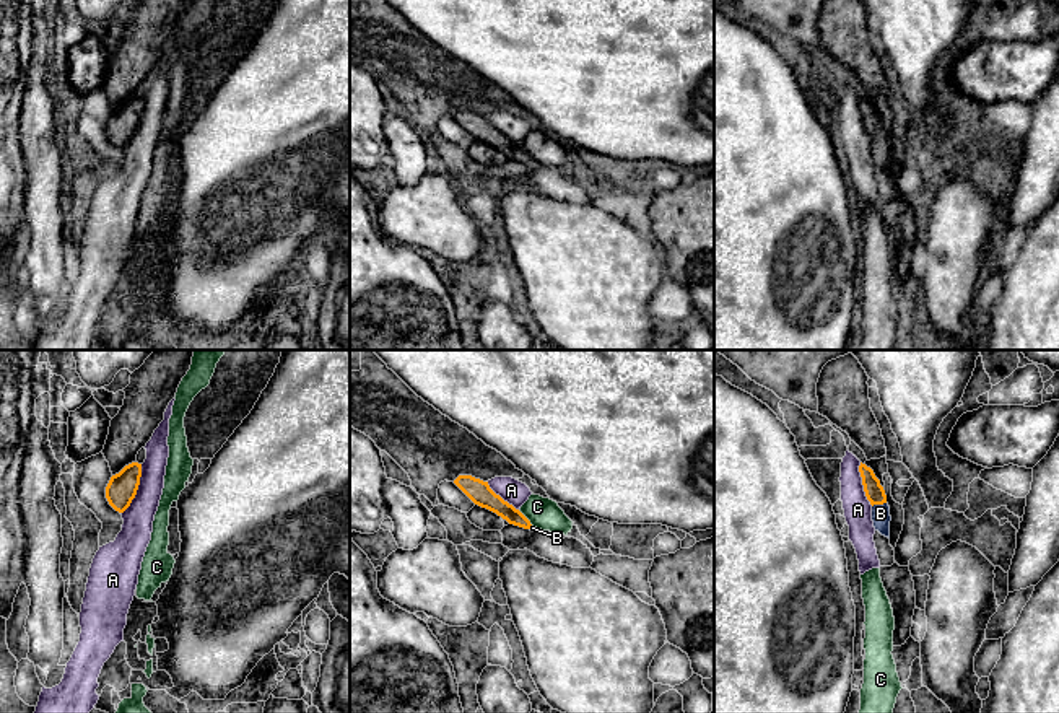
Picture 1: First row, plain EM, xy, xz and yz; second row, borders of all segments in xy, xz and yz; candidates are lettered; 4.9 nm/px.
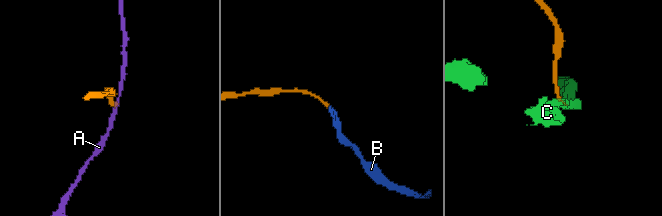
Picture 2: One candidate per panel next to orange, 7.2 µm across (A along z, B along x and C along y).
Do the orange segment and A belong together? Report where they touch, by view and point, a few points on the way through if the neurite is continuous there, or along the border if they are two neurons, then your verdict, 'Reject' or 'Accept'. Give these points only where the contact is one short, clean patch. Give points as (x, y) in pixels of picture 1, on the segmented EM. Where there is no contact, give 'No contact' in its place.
Touches orange at xy (137, 489). Boundary: xy (142, 464), (137, 494), (121, 513). Reject

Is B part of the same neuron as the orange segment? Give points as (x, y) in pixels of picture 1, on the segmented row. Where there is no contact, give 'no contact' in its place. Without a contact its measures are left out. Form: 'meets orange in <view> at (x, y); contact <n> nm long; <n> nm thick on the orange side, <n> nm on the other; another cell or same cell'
meets orange in yz at (879, 503); contact 80 nm long; 90 nm thick on the orange side, 100 nm on the other; same cell

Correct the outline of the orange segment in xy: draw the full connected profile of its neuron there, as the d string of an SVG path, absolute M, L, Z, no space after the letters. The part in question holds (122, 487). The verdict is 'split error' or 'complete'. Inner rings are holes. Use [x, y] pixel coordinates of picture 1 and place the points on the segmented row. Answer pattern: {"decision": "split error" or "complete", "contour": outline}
{"decision": "complete", "contour": "M132 462L119 474L112 475L106 487L106 498L109 505L124 513L137 495L142 477L142 464Z"}

